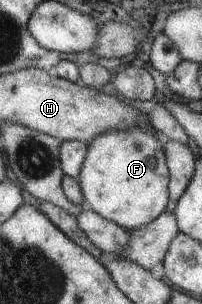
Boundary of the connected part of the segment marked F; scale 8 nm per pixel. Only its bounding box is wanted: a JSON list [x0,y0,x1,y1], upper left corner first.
[77,125,170,231]

